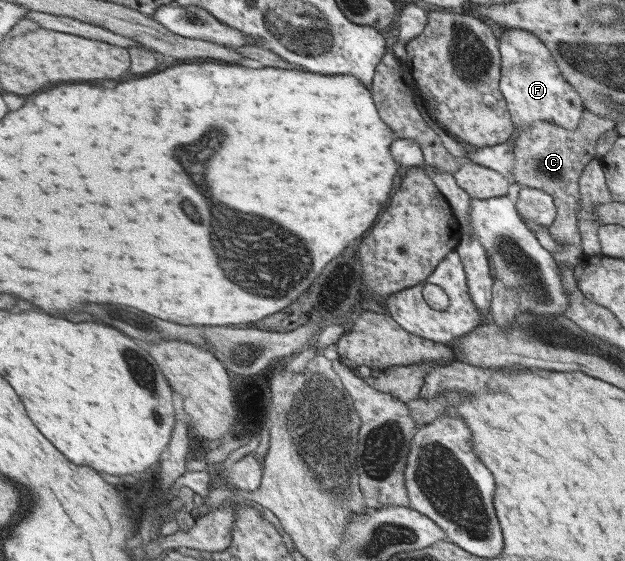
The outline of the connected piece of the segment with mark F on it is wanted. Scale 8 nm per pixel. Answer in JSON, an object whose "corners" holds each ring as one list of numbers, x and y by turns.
{"corners":[[508,28,499,38,501,79,499,91,507,103,511,123,523,128,537,121,548,121,573,131,583,120,584,102,572,84,561,75,560,68,542,40,517,28]]}

